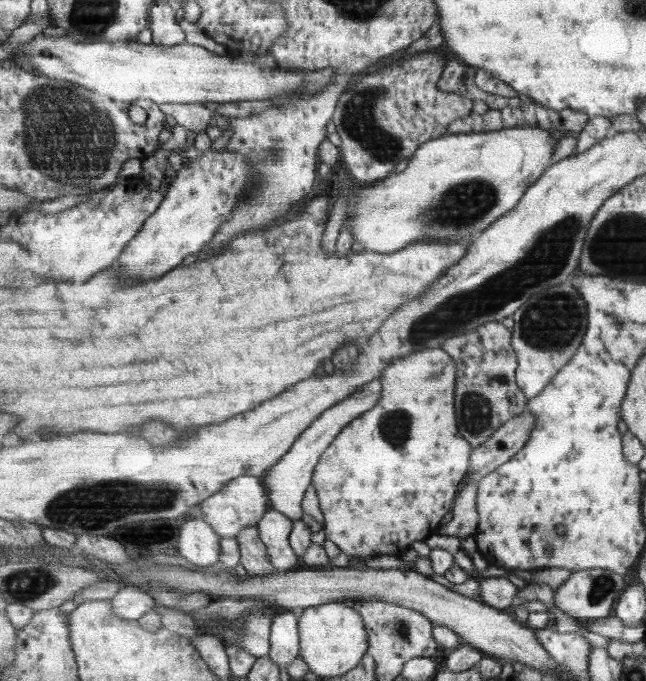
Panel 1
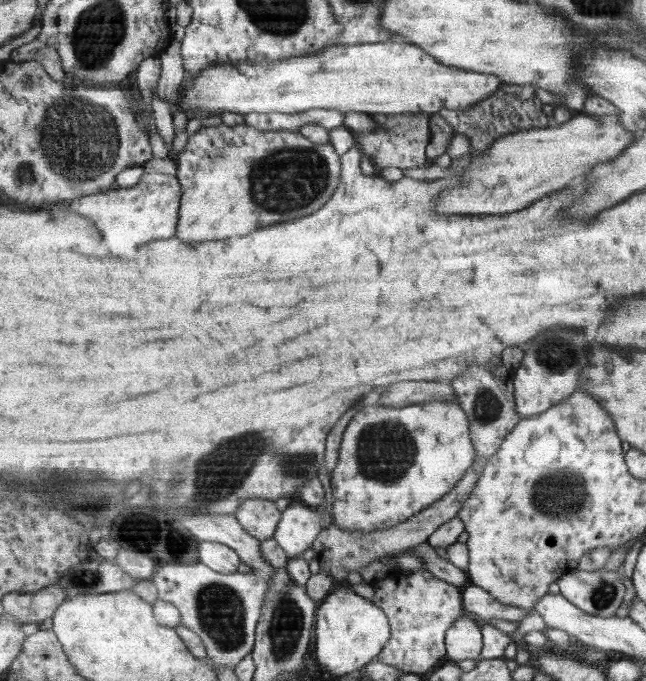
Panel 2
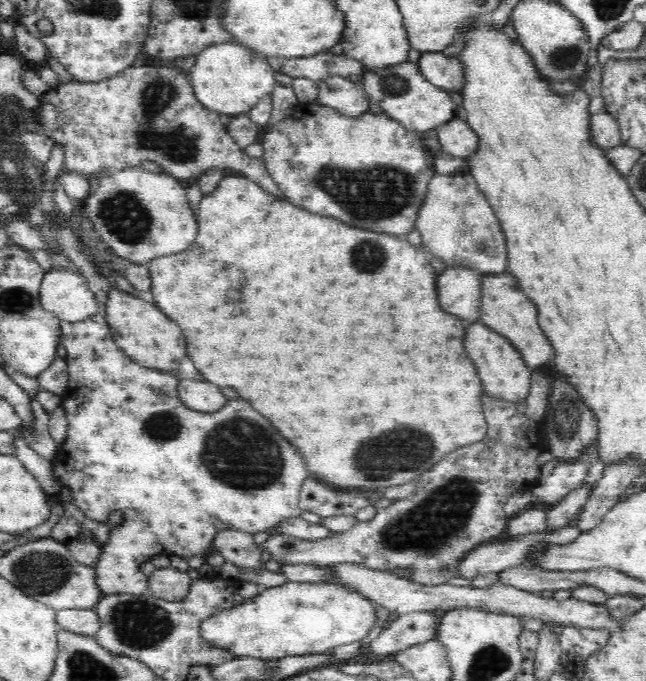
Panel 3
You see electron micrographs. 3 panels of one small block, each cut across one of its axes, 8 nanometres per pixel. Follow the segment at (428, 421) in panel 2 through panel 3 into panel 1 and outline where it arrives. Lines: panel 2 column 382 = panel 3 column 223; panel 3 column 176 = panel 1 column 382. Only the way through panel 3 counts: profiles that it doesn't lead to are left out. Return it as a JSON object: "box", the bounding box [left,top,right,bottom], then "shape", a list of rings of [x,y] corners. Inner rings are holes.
{"box":[312,347,474,560],"shape":[[[431,347],[429,350],[423,350],[423,352],[415,352],[407,358],[395,360],[387,370],[383,371],[380,379],[383,383],[383,393],[379,404],[343,429],[338,438],[329,445],[328,450],[322,455],[312,478],[312,484],[318,492],[320,507],[325,517],[323,530],[326,534],[326,540],[335,543],[346,555],[359,556],[364,560],[385,556],[385,554],[398,556],[411,548],[413,542],[424,541],[427,537],[439,533],[440,522],[443,522],[443,518],[454,507],[458,491],[467,480],[470,471],[470,458],[474,451],[474,446],[462,436],[458,428],[456,409],[458,365],[450,353],[445,352],[442,347]]]}

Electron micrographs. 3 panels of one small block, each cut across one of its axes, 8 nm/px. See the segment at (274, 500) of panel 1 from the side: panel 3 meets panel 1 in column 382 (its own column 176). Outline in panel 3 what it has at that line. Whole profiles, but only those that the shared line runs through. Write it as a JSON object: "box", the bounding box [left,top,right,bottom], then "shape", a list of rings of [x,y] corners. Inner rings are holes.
{"box":[175,379,226,412],"shape":[[[181,379],[175,384],[178,401],[182,406],[196,412],[216,412],[225,407],[226,398],[222,392],[208,382]]]}

